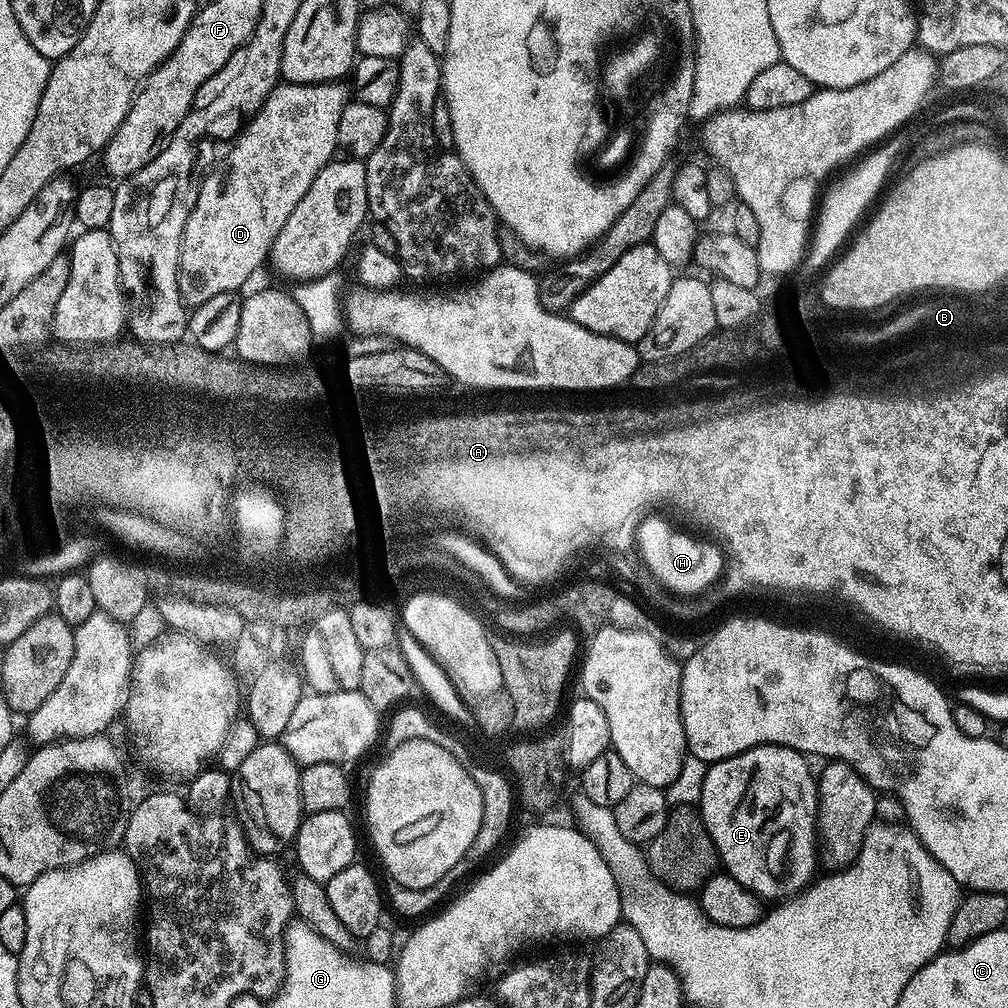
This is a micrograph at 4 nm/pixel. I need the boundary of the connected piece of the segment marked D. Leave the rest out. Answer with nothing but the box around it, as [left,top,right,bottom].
[178,82,349,306]

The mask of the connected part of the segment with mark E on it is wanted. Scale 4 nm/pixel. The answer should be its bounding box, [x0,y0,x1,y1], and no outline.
[698,744,820,902]

